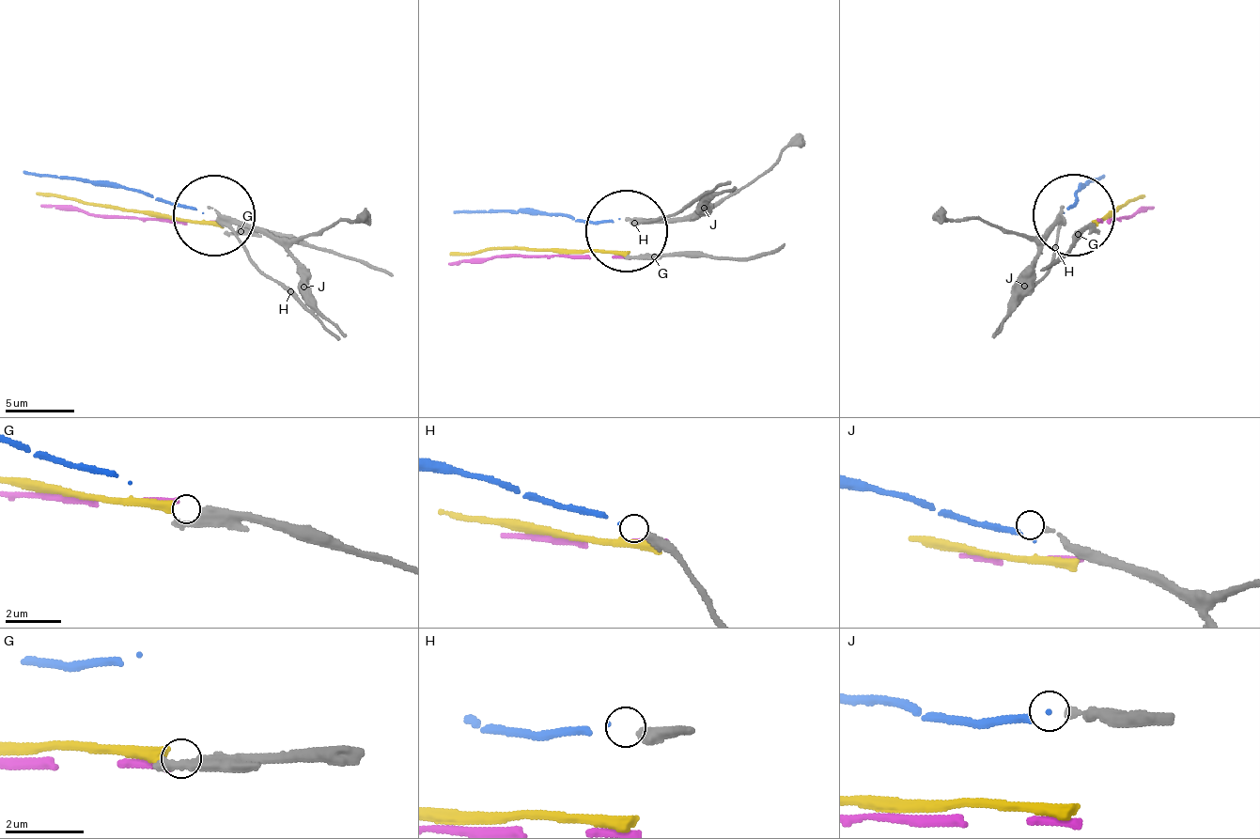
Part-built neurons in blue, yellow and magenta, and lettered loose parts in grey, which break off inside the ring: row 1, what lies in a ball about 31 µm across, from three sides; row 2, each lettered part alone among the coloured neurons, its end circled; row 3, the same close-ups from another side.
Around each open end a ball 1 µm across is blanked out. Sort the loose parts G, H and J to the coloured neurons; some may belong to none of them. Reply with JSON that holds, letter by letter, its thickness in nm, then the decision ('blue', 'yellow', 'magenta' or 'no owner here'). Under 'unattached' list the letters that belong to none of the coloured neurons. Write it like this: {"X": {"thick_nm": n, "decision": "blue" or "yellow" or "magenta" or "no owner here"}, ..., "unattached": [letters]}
{"G": {"thick_nm": 240, "decision": "yellow"}, "H": {"thick_nm": 340, "decision": "blue"}, "J": {"thick_nm": 190, "decision": "no owner here"}, "unattached": ["J"]}

